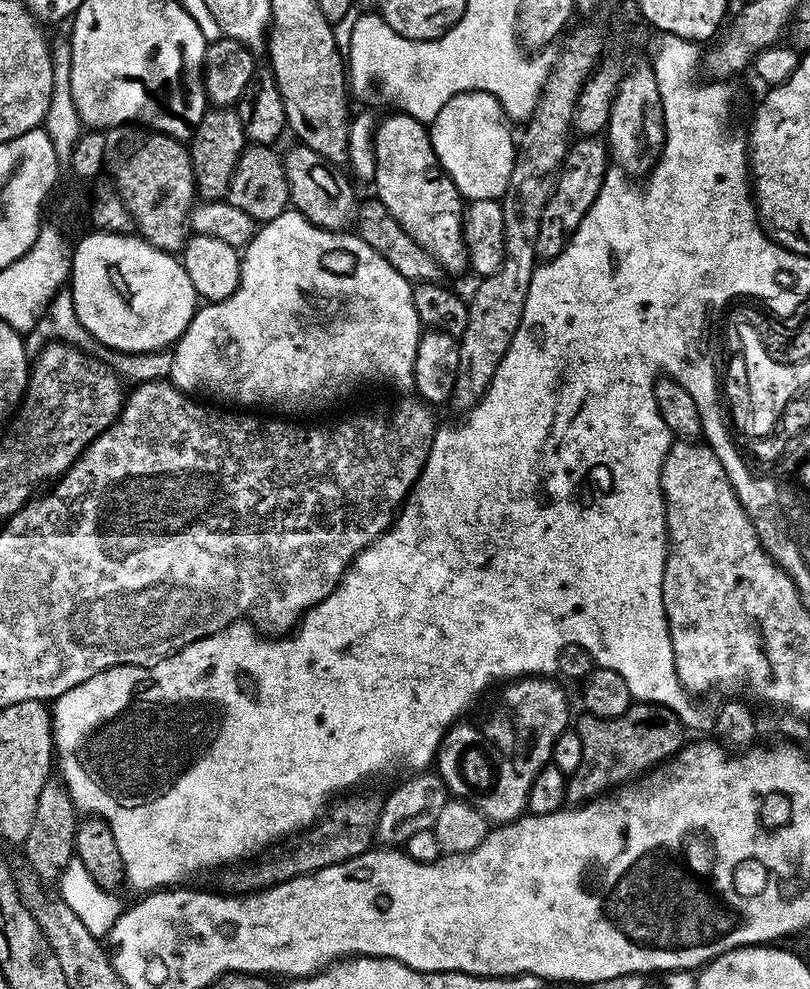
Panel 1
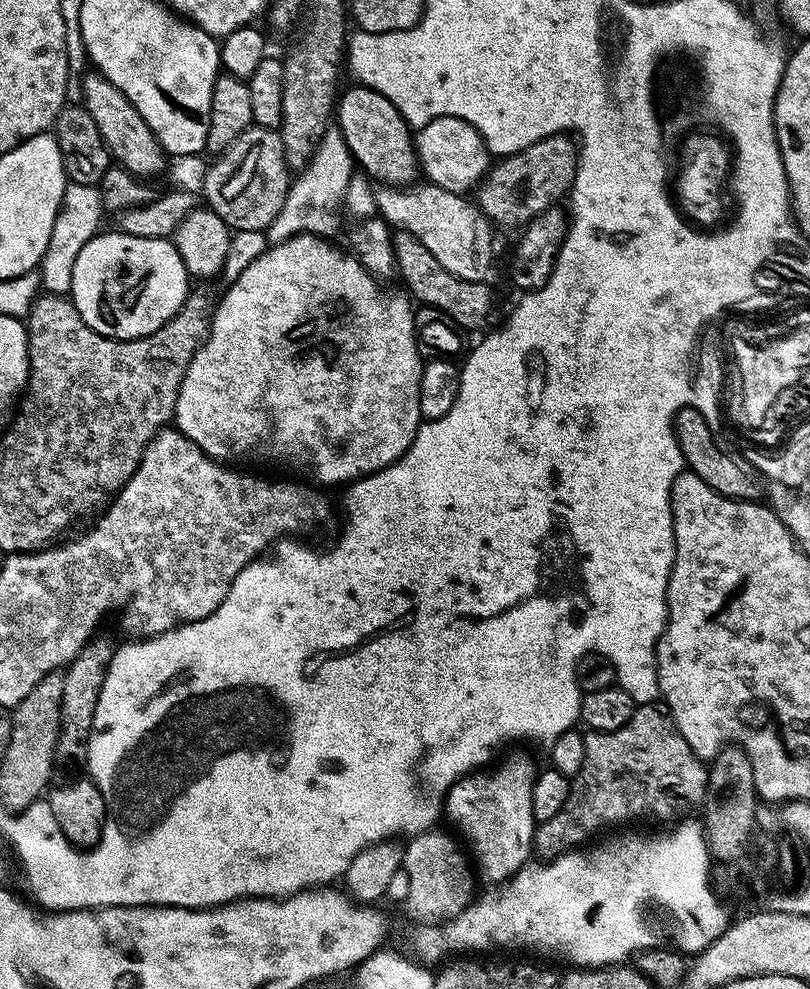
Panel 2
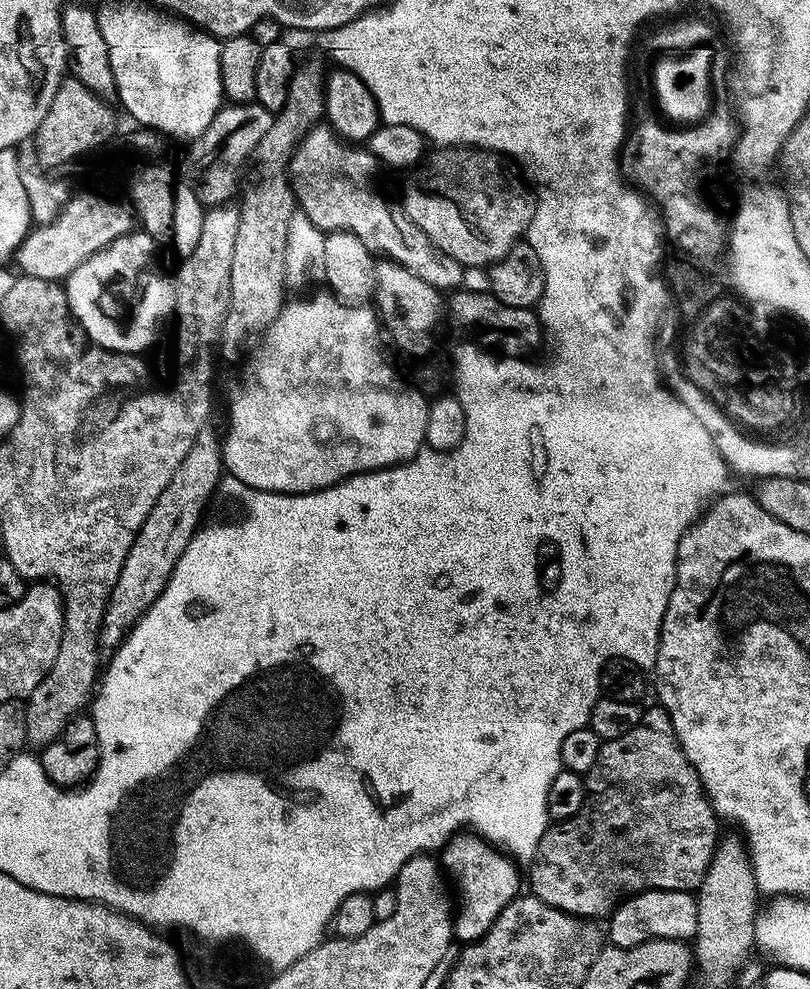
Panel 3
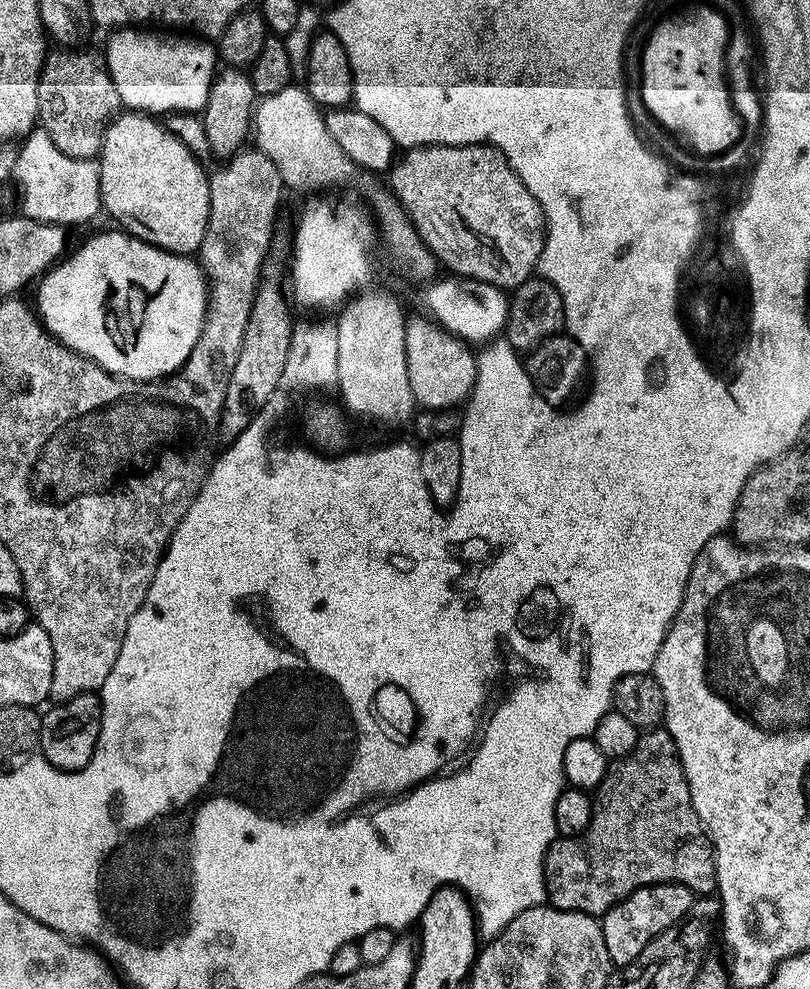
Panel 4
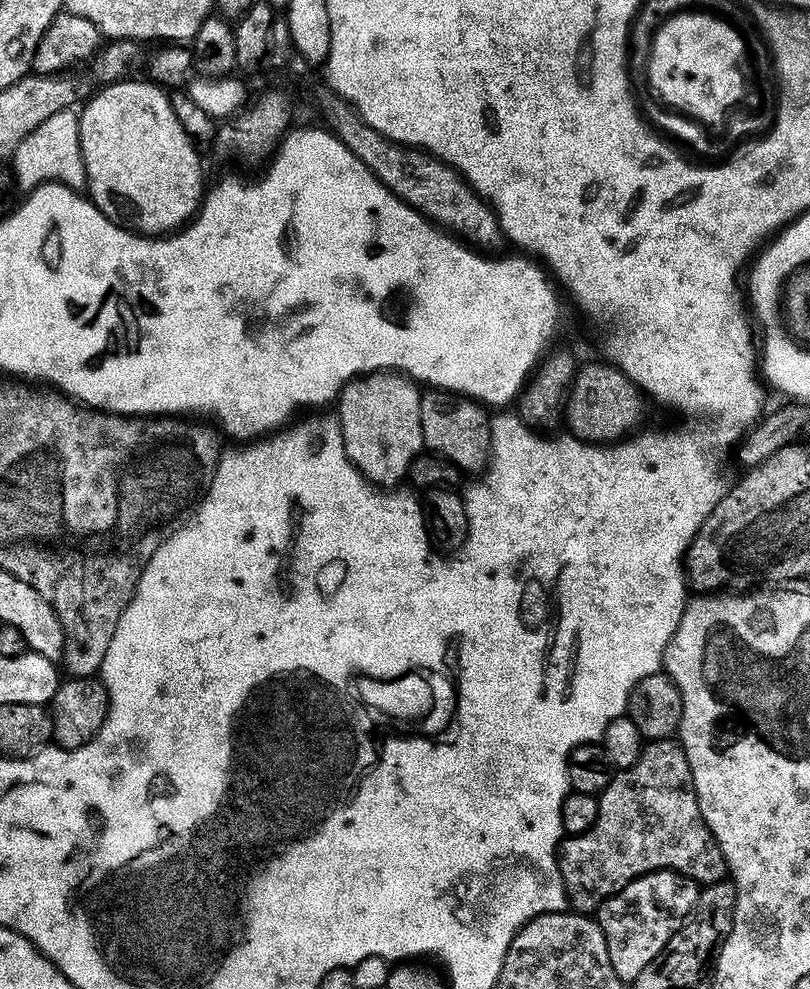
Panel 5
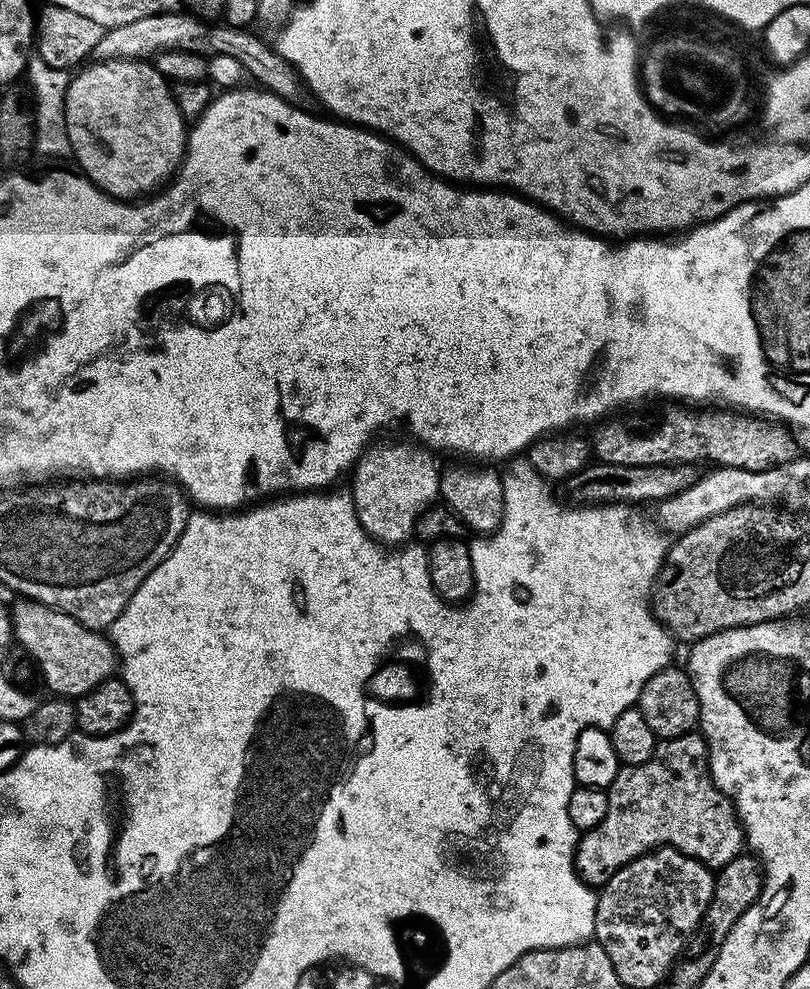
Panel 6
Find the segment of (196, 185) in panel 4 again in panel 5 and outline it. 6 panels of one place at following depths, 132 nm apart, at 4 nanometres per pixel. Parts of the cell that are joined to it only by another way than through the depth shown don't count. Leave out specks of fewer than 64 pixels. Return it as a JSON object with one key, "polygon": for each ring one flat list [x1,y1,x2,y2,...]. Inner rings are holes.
{"polygon":[[132,79,103,85,79,109,81,156,85,166,86,192,98,211,117,224,151,238,183,228,199,212,206,183,200,169,200,156,196,153,199,152,197,145,192,143,186,130,182,130,178,118,174,118,169,93,151,79]]}

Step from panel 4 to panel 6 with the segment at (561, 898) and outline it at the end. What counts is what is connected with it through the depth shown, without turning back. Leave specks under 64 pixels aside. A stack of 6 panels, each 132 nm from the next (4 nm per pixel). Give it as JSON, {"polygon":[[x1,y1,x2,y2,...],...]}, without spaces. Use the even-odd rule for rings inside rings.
{"polygon":[[693,730,678,738,659,743,656,753,641,764,621,767,609,788,606,818,598,826,583,833,576,845,576,871,589,886,602,886,622,866,634,858,658,848,676,848,682,854,702,862,710,870,719,870,745,851,744,826,740,823,732,800,714,782,708,769,708,744,699,731]]}

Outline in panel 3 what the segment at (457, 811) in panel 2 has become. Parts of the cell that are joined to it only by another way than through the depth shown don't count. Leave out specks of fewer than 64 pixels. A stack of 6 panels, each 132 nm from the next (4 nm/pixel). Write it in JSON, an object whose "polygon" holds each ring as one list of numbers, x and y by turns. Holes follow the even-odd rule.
{"polygon":[[457,834,448,837,440,854,438,860,443,871,450,880,452,875,452,880,460,891,460,904,458,900,458,907,454,912,455,939,460,942,481,940,486,930,494,926,500,911,515,900,521,891,522,872,516,869,517,861,475,834]]}

